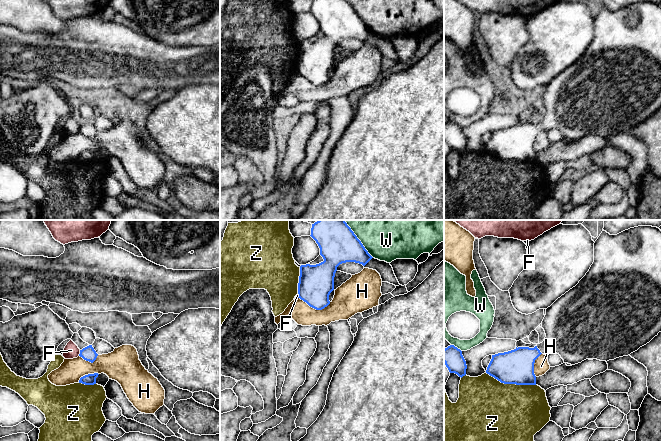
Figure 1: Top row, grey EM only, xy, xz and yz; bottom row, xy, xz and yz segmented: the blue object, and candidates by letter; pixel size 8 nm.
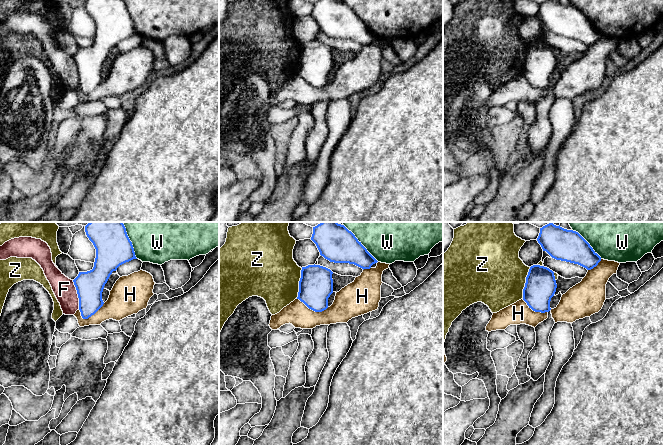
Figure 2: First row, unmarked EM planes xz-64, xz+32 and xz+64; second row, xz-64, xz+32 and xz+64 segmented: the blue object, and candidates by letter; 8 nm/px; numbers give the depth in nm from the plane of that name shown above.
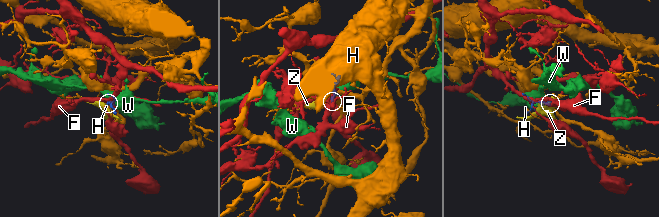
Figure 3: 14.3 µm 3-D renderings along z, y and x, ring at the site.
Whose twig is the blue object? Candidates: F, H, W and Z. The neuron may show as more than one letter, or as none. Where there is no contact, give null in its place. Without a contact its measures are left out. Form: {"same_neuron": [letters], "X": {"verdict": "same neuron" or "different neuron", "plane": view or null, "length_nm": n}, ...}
{"same_neuron": [], "F": {"verdict": "different neuron", "plane": "xy", "length_nm": 50}, "H": {"verdict": "different neuron", "plane": "xz", "length_nm": 260}, "W": {"verdict": "different neuron", "plane": "xz", "length_nm": 380}, "Z": {"verdict": "different neuron", "plane": "yz", "length_nm": 420}}

